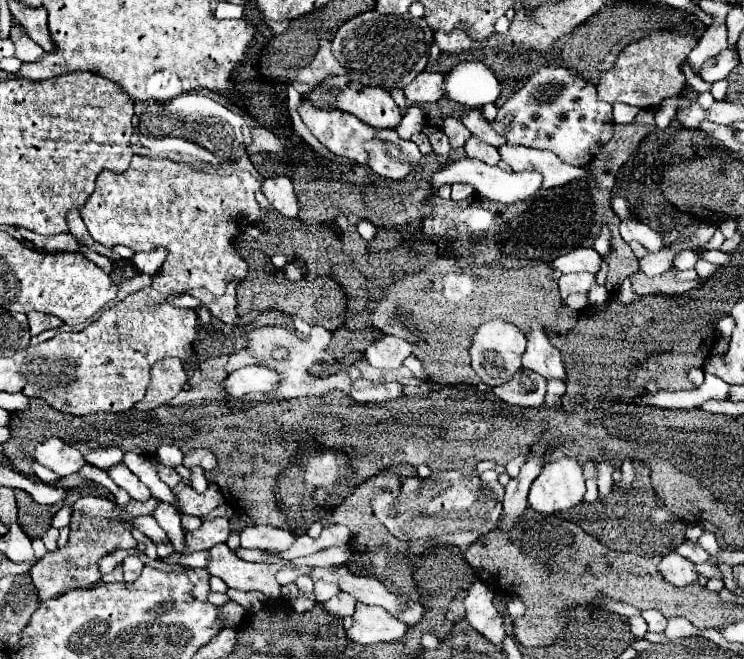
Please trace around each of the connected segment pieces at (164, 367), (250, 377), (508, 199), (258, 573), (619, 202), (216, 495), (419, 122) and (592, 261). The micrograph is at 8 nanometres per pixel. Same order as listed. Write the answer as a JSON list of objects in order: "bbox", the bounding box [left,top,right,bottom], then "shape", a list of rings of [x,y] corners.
[{"bbox":[138,359,188,411],"shape":[[[162,359],[156,361],[150,369],[150,385],[146,389],[146,395],[138,405],[138,409],[150,411],[158,405],[168,403],[186,383],[188,383],[188,375],[184,371],[184,365],[180,359]]]},{"bbox":[224,367,280,399],"shape":[[[242,367],[234,373],[230,373],[224,379],[224,395],[232,399],[242,399],[248,393],[268,393],[274,391],[276,383],[280,381],[276,371],[270,371],[266,367]]]},{"bbox":[432,157,542,203],"shape":[[[462,157],[458,161],[454,161],[452,165],[440,169],[434,177],[432,177],[432,187],[436,189],[438,185],[442,183],[468,183],[472,185],[480,195],[492,199],[492,201],[500,201],[500,203],[516,203],[516,201],[522,201],[530,195],[534,195],[540,185],[542,185],[542,177],[538,173],[532,173],[532,171],[524,171],[524,173],[514,173],[514,171],[502,171],[500,167],[492,167],[492,165],[486,165],[482,161],[476,161],[472,157]]]},{"bbox":[206,543,280,599],"shape":[[[218,543],[210,549],[212,557],[206,569],[210,575],[220,577],[228,587],[240,591],[260,591],[270,599],[280,597],[280,583],[276,581],[276,571],[280,565],[272,563],[248,563],[236,557],[226,543]]]},{"bbox":[612,195,632,221],"shape":[[[618,195],[612,197],[612,209],[614,209],[614,213],[616,213],[620,219],[624,219],[624,221],[626,221],[626,219],[632,219],[632,211],[630,211],[626,199],[620,199]]]},{"bbox":[176,483,226,517],"shape":[[[210,483],[204,493],[198,493],[196,489],[192,489],[192,485],[184,485],[176,497],[178,509],[182,513],[198,517],[206,516],[226,502],[216,483]]]},{"bbox":[396,105,426,139],"shape":[[[412,105],[412,107],[408,107],[408,111],[406,111],[406,115],[404,115],[404,119],[402,119],[402,123],[398,125],[396,131],[402,139],[412,139],[414,133],[422,131],[424,123],[426,123],[424,113],[416,105]]]},{"bbox":[550,247,602,273],"shape":[[[576,247],[566,255],[560,255],[550,263],[550,267],[562,271],[562,273],[596,273],[600,271],[602,257],[592,247]]]}]

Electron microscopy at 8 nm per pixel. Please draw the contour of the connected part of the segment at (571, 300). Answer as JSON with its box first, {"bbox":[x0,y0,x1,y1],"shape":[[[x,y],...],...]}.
{"bbox":[565,293,588,311],"shape":[[[572,293],[567,297],[565,303],[572,310],[581,311],[588,305],[588,297],[584,293]]]}

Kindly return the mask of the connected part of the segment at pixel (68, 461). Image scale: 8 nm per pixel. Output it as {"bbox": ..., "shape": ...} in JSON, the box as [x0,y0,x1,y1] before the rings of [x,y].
{"bbox":[34,437,84,477],"shape":[[[48,437],[34,447],[34,459],[44,467],[52,469],[56,475],[66,477],[76,473],[84,465],[84,457],[72,445],[66,445],[58,437]]]}

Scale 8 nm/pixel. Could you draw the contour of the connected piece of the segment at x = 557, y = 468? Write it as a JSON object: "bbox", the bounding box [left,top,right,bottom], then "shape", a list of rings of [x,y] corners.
{"bbox":[528,461,586,513],"shape":[[[574,461],[546,463],[532,483],[528,503],[540,513],[558,513],[574,507],[586,493],[584,465]]]}

